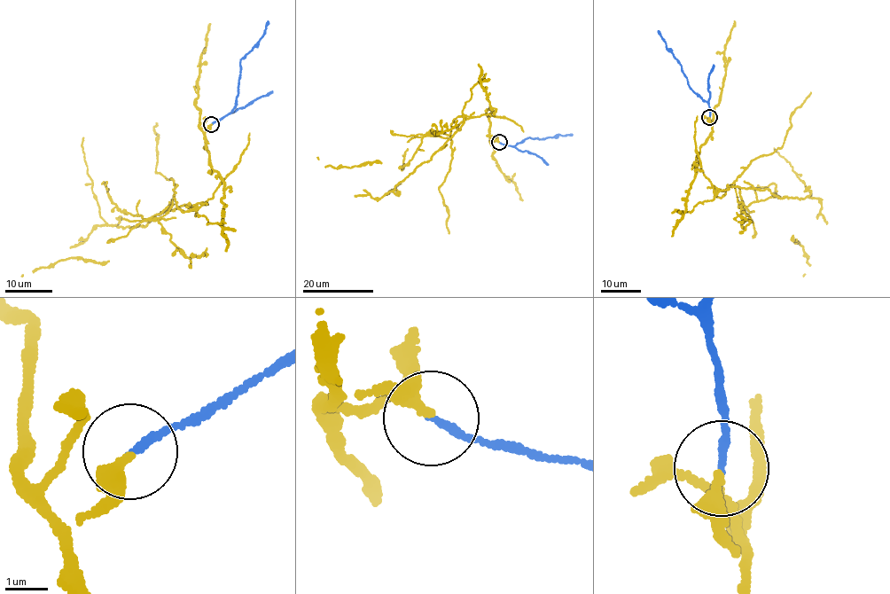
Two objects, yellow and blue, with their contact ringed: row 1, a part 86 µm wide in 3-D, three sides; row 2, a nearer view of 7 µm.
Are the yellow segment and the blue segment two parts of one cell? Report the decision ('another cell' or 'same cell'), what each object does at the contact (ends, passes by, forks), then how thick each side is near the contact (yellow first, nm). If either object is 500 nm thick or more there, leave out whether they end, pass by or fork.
another cell | yellow ends | blue ends | 340/160 nm

